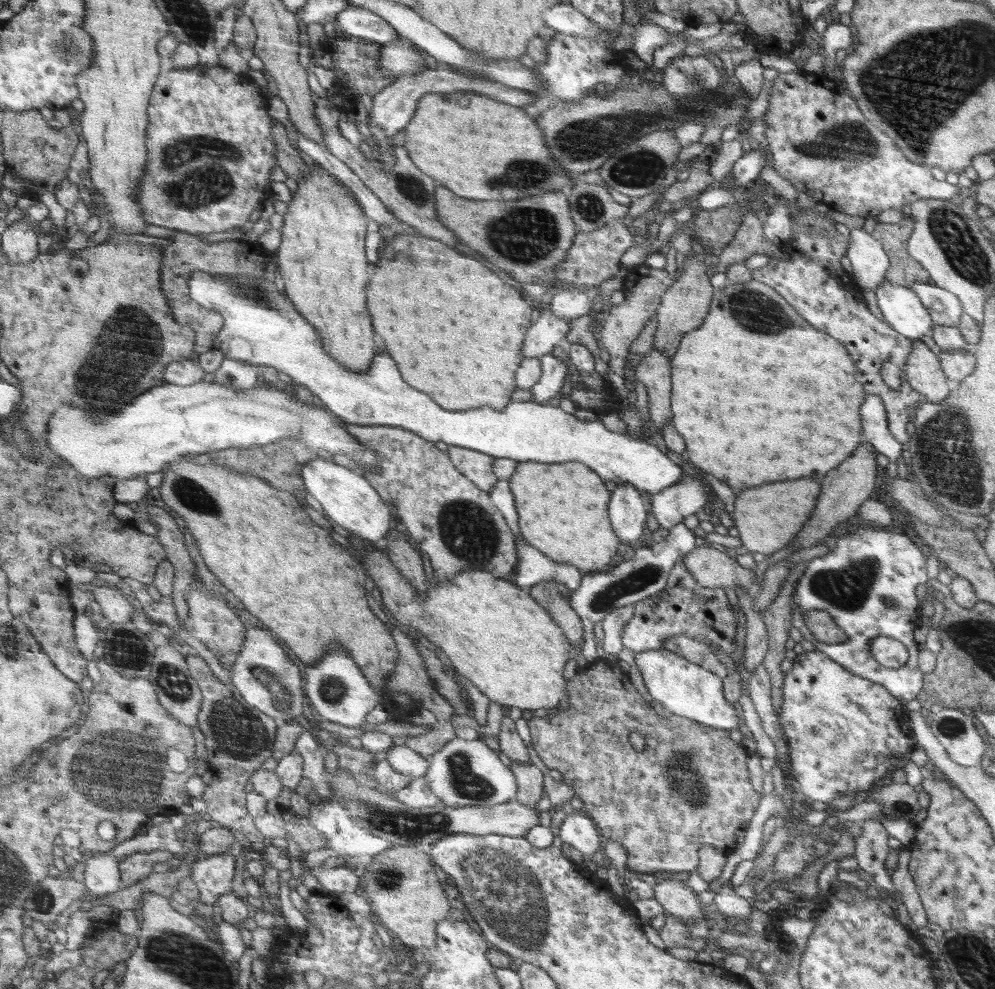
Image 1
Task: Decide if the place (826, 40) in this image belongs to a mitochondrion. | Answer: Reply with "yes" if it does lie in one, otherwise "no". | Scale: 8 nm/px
no

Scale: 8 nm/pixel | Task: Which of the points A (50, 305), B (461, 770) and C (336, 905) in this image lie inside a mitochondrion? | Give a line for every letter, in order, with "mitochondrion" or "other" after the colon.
A: other
B: mitochondrion
C: other

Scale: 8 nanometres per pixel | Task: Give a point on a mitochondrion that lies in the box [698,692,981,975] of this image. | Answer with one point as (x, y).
(950, 726)

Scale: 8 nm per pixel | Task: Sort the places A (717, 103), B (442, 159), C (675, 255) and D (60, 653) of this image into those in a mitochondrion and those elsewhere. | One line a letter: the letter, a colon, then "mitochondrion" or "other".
A: mitochondrion
B: other
C: other
D: other

